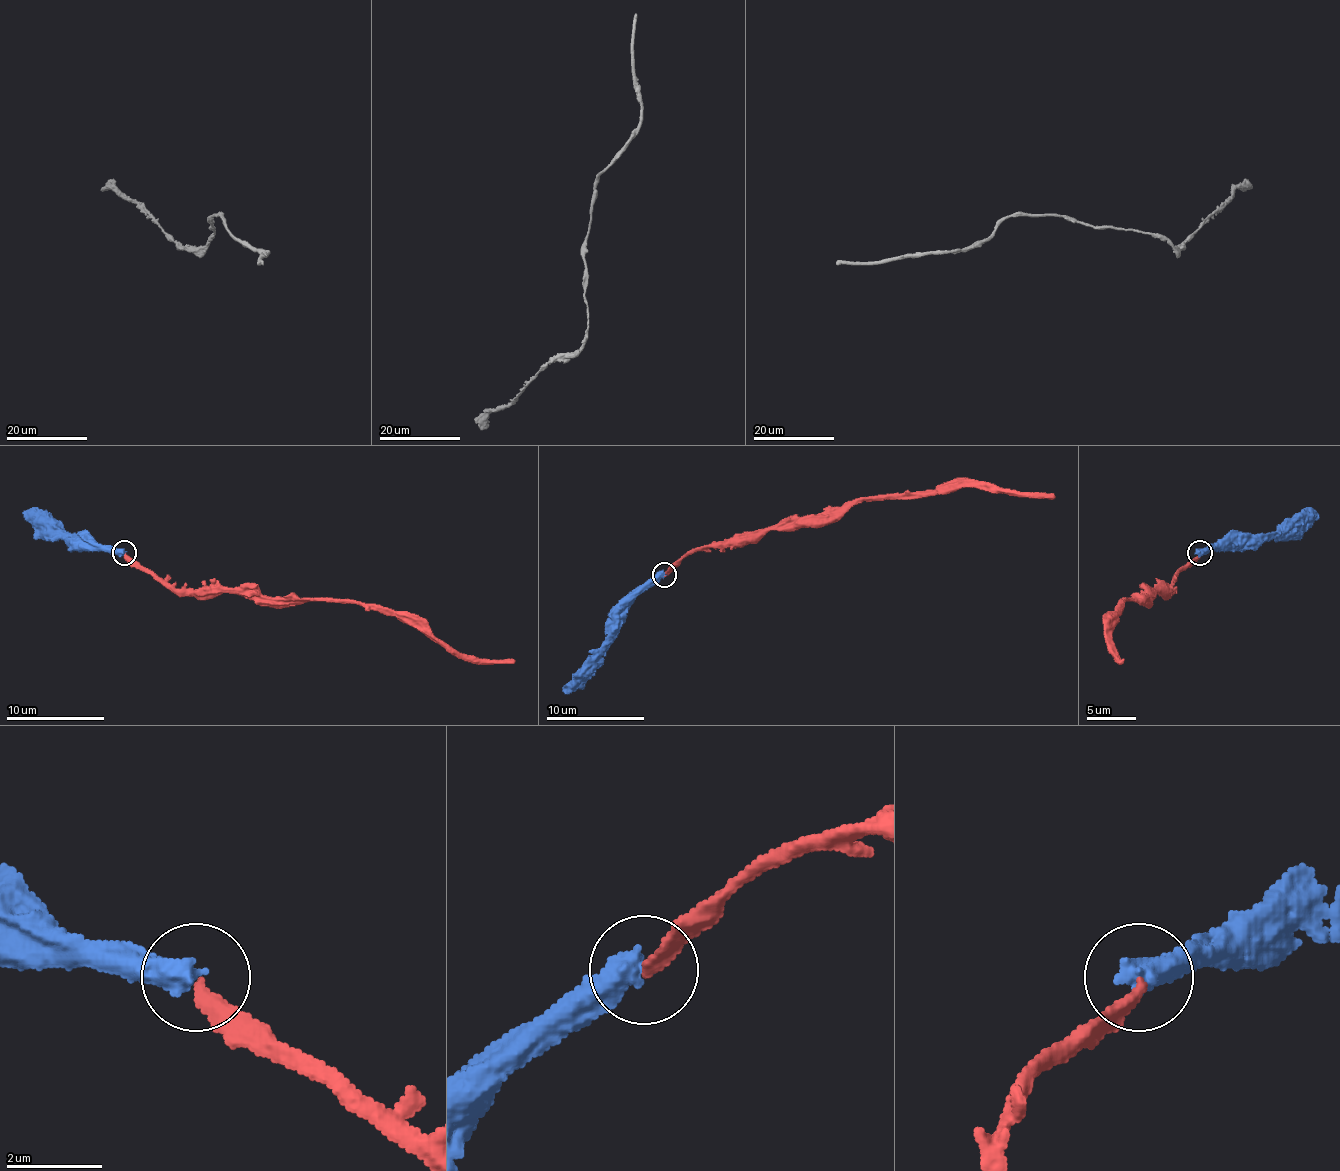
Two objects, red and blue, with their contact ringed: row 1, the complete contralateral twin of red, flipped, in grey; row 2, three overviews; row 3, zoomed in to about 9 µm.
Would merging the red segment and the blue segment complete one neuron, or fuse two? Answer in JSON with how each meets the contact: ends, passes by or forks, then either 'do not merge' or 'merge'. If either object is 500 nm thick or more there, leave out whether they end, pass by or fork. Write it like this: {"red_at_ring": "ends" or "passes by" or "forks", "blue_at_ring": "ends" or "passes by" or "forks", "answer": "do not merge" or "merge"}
{"answer": "do not merge"}

